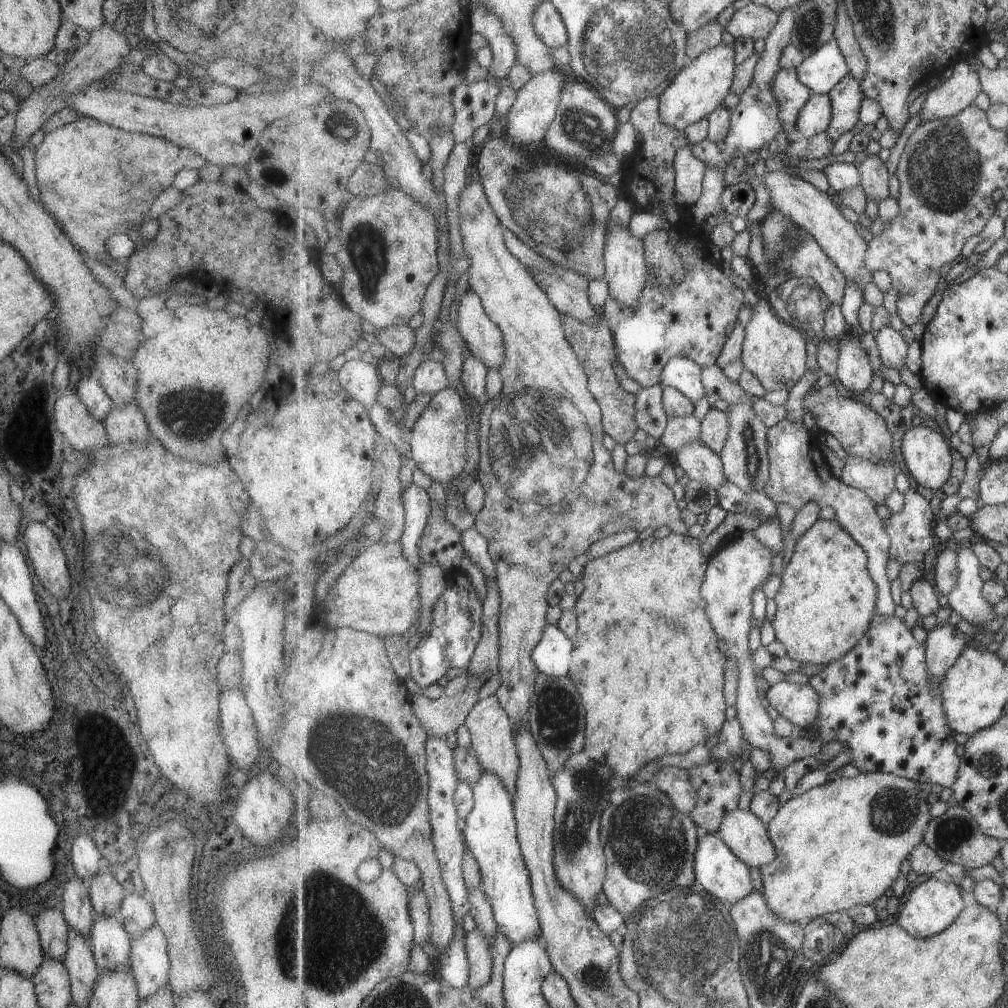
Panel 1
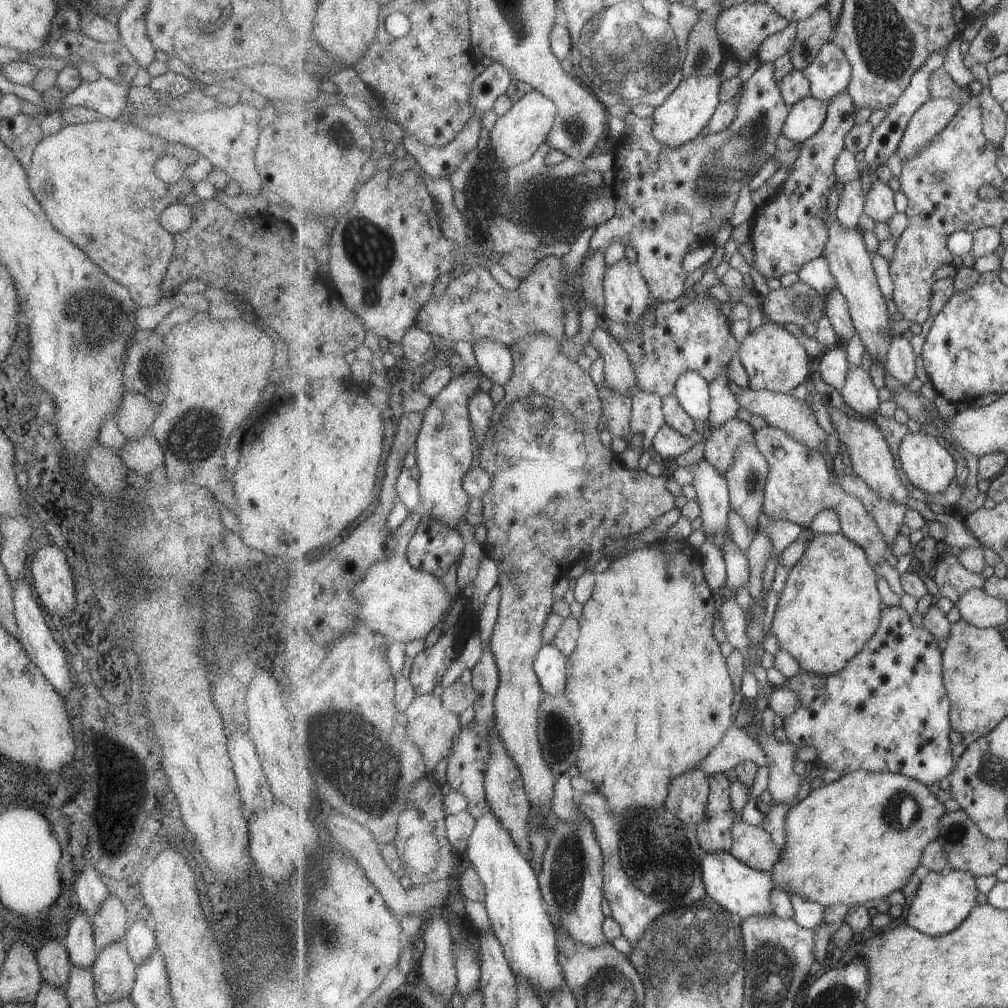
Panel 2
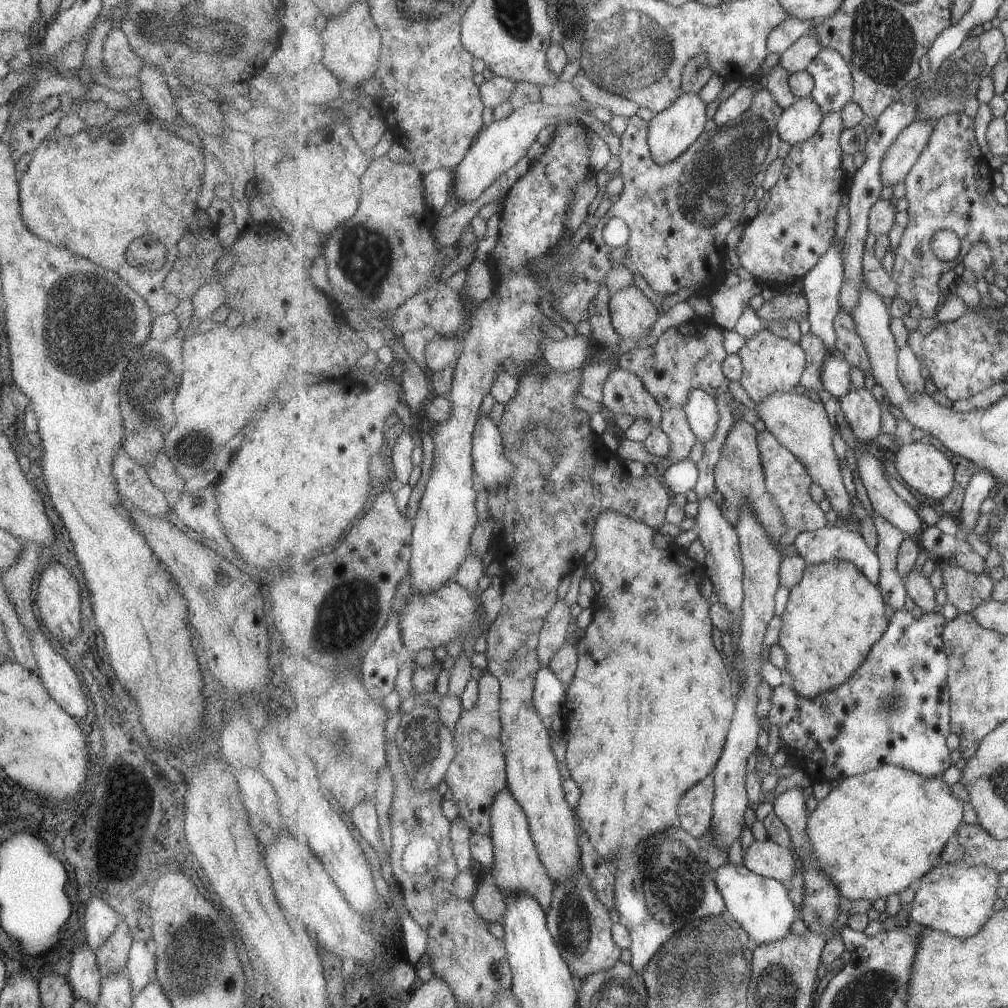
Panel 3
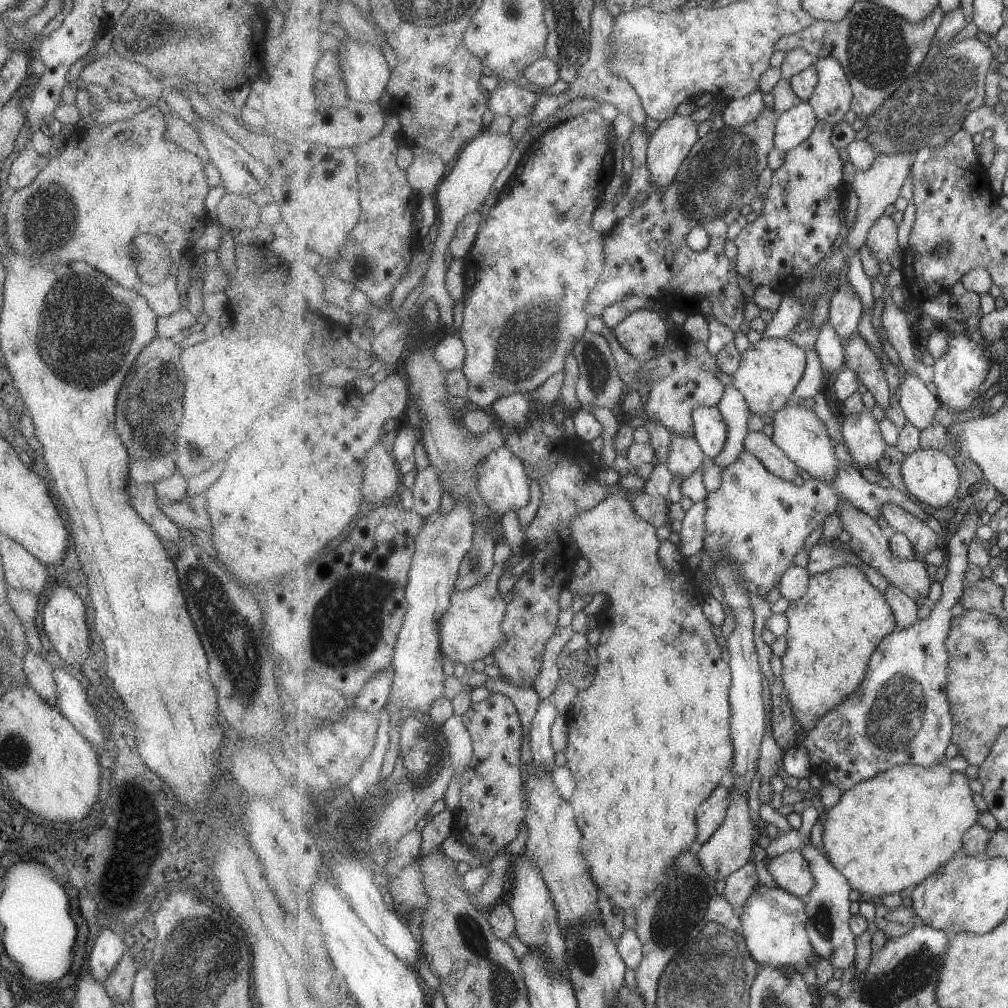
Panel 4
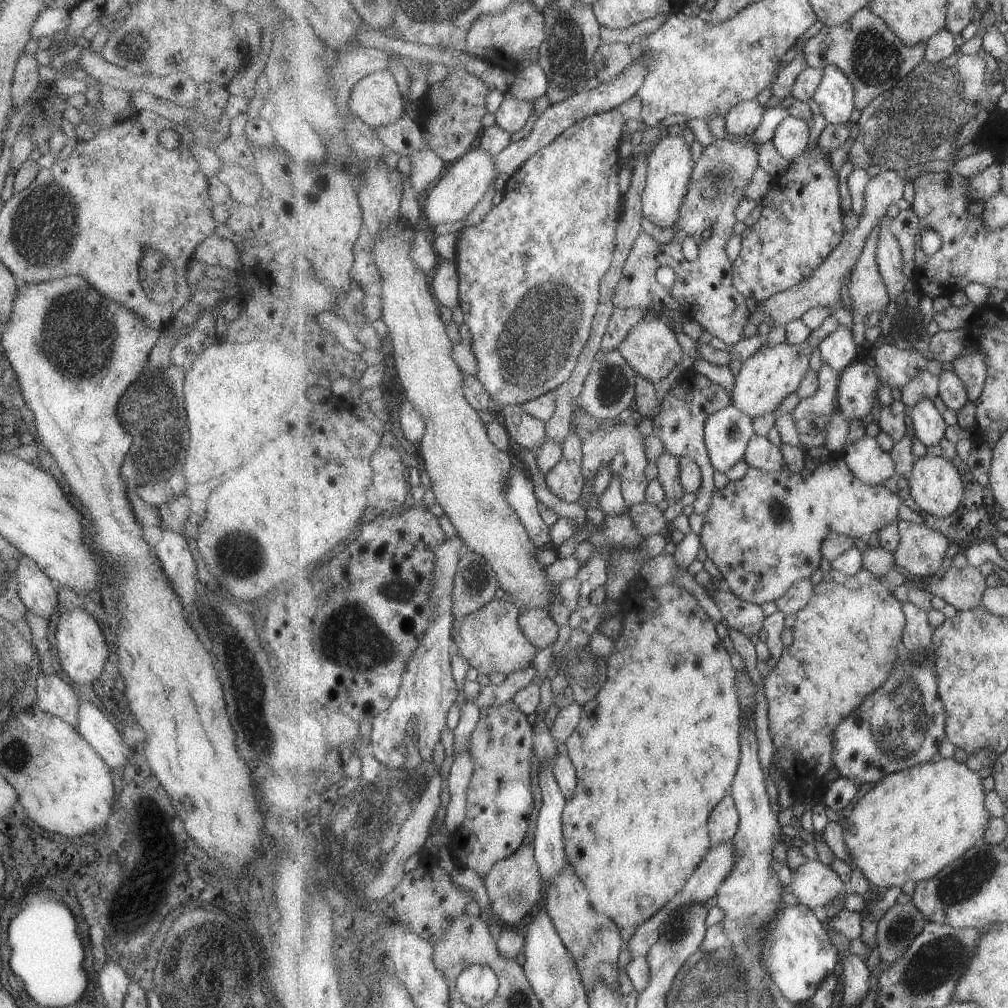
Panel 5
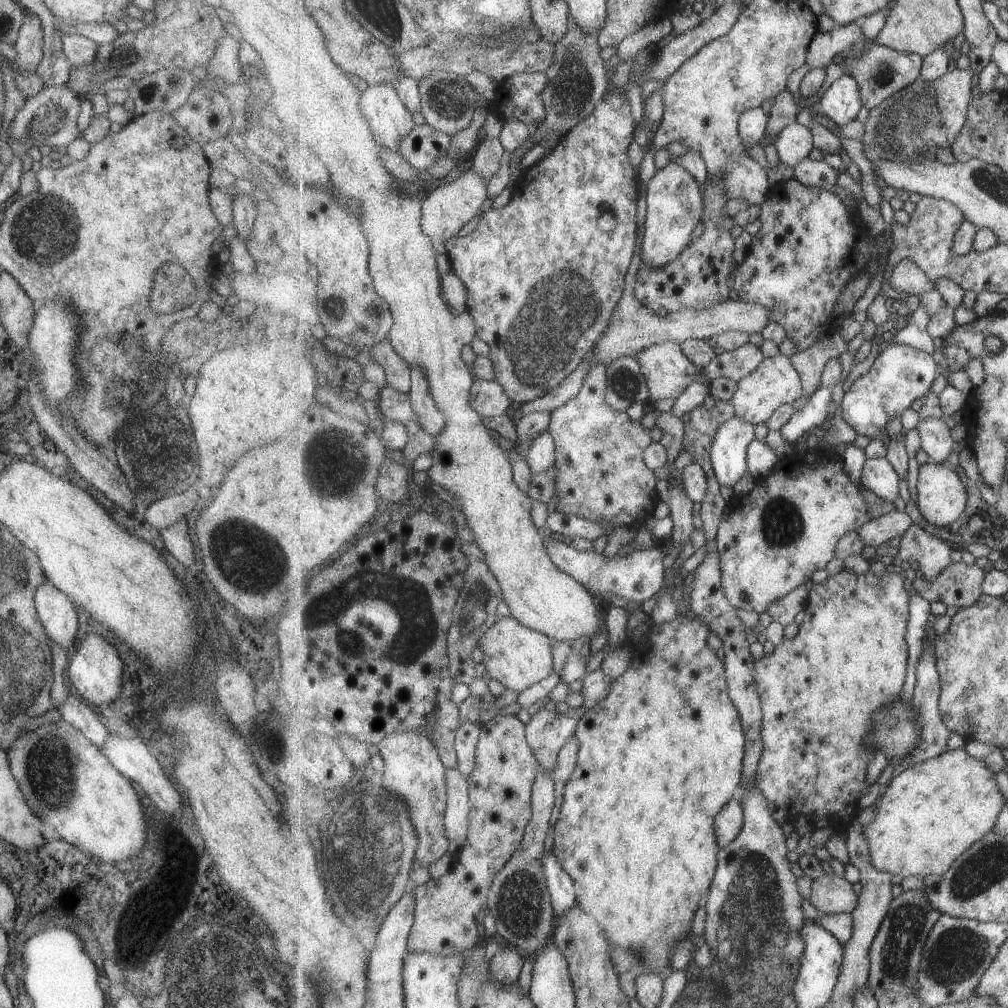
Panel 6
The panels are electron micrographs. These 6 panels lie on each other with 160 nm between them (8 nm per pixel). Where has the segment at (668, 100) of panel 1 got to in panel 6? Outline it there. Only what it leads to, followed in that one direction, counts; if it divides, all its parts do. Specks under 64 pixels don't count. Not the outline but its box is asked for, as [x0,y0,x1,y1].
[641,162,706,269]

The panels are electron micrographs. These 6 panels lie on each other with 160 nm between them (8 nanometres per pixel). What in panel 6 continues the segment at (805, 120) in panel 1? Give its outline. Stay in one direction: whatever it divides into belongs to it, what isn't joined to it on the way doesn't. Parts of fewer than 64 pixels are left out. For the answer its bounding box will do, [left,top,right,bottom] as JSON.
[776,122,815,168]

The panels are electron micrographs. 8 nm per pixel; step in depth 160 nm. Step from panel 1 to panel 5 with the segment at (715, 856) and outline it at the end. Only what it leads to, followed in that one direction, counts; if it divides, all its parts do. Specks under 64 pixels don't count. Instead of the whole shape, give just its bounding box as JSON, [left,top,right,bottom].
[762,903,839,1007]

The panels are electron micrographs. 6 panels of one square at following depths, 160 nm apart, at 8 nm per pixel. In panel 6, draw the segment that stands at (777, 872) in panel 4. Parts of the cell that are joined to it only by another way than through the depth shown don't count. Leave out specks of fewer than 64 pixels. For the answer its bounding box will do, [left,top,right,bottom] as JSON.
[809,874,858,915]

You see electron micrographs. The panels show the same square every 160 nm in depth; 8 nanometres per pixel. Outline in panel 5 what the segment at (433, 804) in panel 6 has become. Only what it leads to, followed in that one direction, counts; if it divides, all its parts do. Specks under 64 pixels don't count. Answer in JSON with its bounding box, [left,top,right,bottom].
[366,533,465,770]

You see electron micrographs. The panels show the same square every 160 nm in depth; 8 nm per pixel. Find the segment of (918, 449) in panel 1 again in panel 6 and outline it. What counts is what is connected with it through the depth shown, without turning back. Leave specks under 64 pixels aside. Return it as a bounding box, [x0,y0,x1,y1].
[917,462,968,527]

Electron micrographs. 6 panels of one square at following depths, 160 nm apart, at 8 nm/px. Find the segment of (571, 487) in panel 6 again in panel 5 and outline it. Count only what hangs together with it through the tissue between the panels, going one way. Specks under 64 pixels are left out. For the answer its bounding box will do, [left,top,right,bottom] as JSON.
[571,307,650,507]

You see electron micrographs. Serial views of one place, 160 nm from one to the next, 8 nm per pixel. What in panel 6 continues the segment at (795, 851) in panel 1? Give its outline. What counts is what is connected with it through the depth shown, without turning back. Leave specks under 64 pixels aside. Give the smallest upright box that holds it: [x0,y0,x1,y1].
[866,749,1006,878]

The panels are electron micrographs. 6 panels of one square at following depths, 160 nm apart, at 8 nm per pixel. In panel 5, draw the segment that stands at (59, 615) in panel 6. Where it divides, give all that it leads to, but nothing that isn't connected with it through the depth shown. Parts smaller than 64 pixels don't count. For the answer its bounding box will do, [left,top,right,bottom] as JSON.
[16,554,57,622]

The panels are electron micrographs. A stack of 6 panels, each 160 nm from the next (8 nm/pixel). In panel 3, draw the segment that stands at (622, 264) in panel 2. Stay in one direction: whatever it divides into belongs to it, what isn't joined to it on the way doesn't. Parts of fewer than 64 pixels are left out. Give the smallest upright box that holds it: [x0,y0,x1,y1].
[610,286,661,338]

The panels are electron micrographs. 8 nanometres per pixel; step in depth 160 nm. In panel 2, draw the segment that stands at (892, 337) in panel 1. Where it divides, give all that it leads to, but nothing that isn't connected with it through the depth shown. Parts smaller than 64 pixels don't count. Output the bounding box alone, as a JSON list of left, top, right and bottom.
[886,337,917,384]

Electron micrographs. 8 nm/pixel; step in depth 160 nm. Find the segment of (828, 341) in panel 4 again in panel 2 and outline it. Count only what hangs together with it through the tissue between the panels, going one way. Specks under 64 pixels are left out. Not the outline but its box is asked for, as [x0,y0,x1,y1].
[799,176,866,303]

